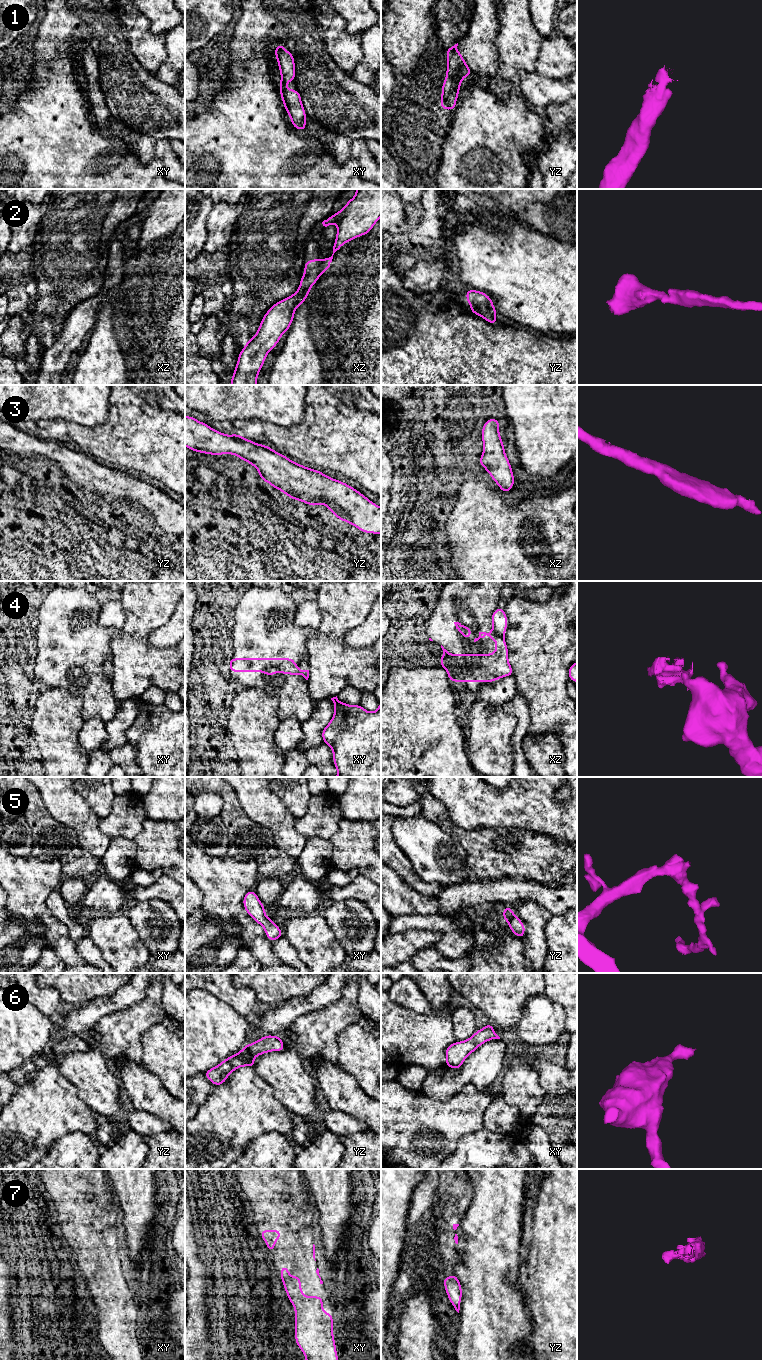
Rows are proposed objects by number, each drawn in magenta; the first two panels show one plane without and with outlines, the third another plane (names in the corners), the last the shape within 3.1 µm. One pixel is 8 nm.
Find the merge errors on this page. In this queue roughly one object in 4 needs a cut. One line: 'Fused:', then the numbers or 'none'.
Fused: 4

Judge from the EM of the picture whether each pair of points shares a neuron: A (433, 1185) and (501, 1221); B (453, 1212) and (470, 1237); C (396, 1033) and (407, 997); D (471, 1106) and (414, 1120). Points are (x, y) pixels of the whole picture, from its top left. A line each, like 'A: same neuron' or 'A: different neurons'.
A: different neurons
B: different neurons
C: different neurons
D: same neuron

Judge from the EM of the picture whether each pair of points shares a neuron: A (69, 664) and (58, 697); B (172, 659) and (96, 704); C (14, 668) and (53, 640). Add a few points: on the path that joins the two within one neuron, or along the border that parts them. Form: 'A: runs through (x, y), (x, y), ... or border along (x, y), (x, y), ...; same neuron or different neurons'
A: border along (51, 686), (78, 695), (82, 700); different neurons
B: border along (111, 680), (113, 695), (119, 701); different neurons
C: runs through (21, 661), (33, 649), (37, 649), (42, 644); same neuron

